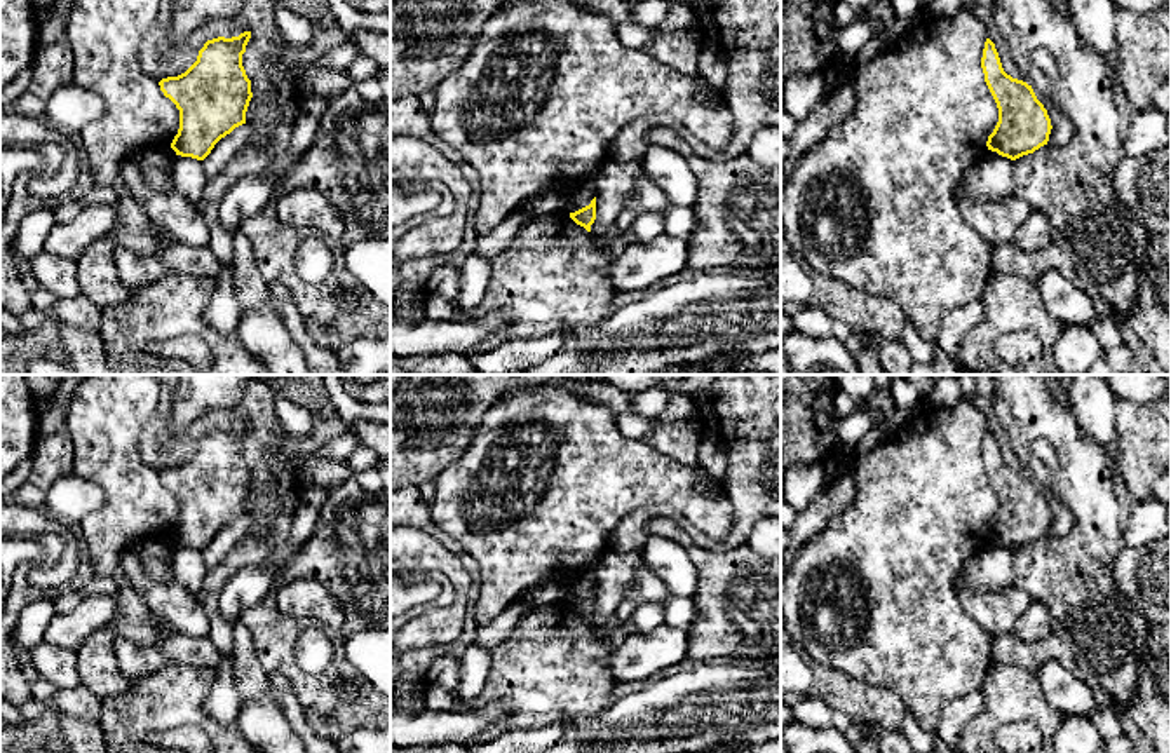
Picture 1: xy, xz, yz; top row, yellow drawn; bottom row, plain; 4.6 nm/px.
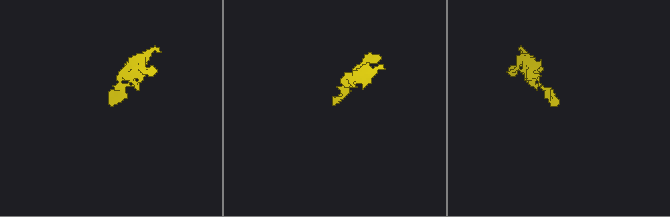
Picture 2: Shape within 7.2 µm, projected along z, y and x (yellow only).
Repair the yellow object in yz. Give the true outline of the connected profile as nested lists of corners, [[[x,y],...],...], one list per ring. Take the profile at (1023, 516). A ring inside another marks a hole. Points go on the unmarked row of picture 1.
[[[990,429],[985,432],[981,458],[998,499],[998,512],[986,532],[988,540],[1016,551],[1047,535],[1053,519],[1047,500],[1032,476],[1004,462]]]

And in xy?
[[[251,422],[207,431],[185,464],[159,472],[179,500],[179,519],[171,533],[176,546],[204,551],[221,528],[246,514],[253,483],[242,444],[249,429]]]

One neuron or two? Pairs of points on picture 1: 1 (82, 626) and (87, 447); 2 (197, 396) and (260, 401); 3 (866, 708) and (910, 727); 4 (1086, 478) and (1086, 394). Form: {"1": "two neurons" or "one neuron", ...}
{"1": "two neurons", "2": "two neurons", "3": "two neurons", "4": "two neurons"}

